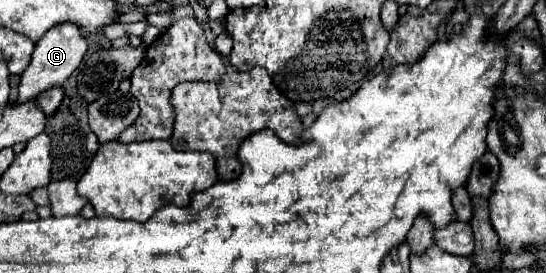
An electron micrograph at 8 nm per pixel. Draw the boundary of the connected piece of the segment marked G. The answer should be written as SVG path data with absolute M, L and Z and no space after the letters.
M56 25L56 29L48 31L34 47L32 53L32 61L26 67L26 71L22 73L20 79L20 87L18 87L18 99L16 103L26 103L26 101L34 101L40 93L44 93L46 89L52 89L56 85L62 85L72 73L74 69L80 65L84 53L88 49L86 39L82 37L80 29L76 29L76 25Z

